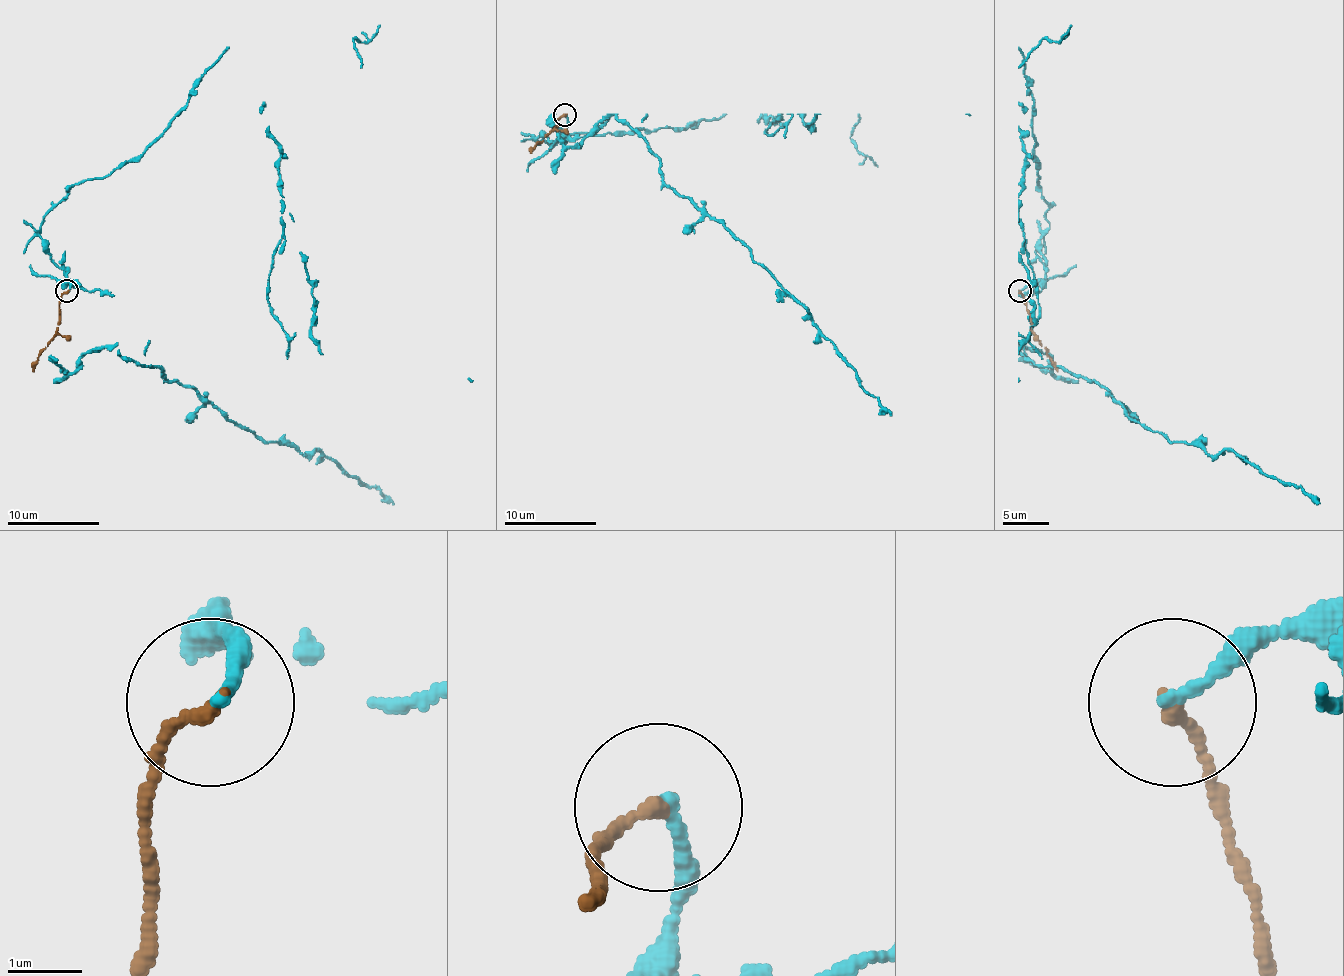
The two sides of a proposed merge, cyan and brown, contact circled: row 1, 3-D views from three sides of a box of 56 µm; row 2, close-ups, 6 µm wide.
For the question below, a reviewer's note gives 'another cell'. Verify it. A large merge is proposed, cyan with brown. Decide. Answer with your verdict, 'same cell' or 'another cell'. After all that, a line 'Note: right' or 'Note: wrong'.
another cell
Note: right

